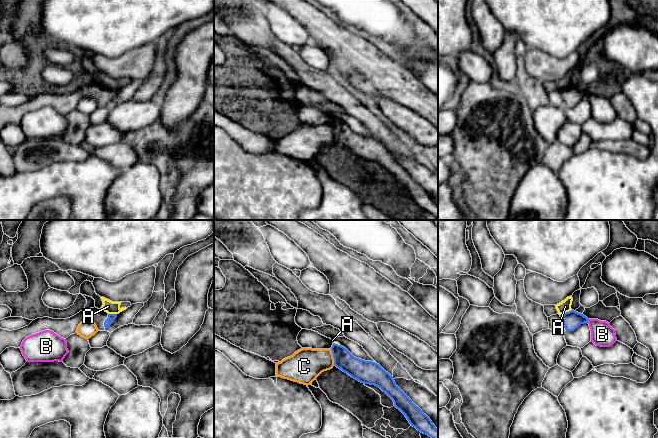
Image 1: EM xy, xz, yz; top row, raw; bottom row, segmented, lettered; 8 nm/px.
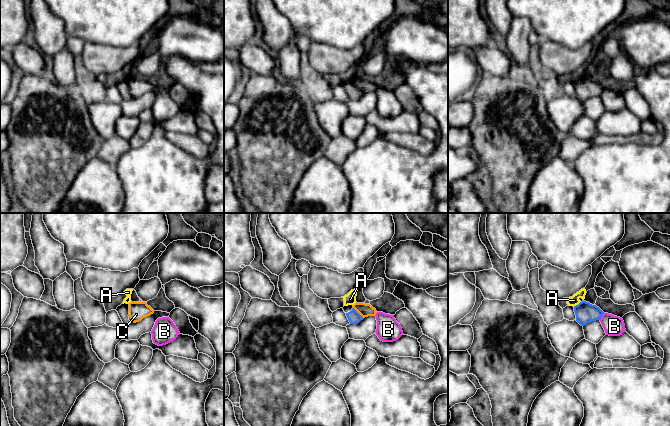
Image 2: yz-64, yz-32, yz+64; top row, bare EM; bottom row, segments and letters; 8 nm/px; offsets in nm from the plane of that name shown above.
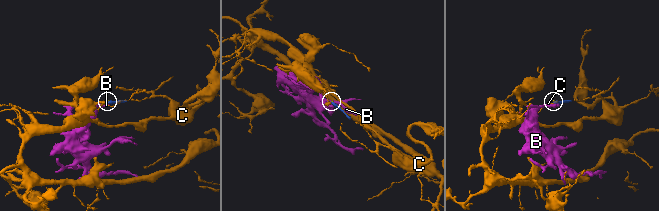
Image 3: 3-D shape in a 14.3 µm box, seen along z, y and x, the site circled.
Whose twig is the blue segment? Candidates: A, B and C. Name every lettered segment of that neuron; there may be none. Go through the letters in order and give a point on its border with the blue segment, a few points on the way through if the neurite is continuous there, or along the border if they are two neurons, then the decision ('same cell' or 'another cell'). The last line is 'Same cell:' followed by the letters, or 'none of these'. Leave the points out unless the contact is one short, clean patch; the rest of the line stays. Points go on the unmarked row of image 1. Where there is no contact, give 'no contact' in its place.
A: meets blue in yz at (566, 88); border along yz (571, 85), (560, 91); another cell
B: meets blue in yz at (588, 96); border along yz (589, 95), (587, 98); another cell
C: meets blue in xz at (333, 133); border along xz (330, 125), (334, 140); another cell
Same cell: none of these

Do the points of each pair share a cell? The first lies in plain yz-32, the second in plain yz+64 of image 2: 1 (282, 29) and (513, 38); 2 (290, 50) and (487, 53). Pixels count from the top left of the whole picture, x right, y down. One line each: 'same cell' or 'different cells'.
1: different cells
2: different cells

